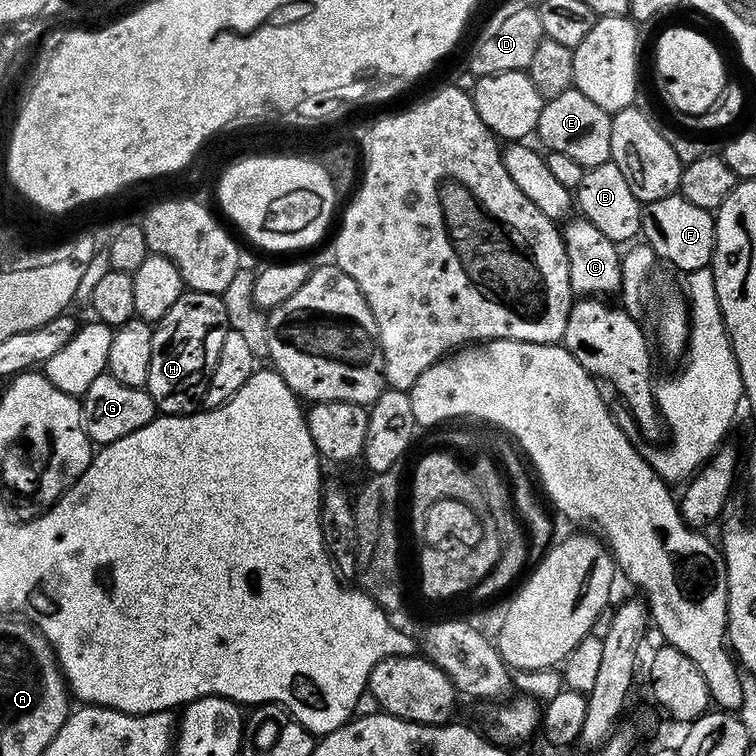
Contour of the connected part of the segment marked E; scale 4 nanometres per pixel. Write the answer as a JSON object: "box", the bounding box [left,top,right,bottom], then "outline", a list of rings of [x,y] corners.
{"box":[535,87,612,170],"outline":[[[575,87],[566,90],[566,94],[558,94],[558,98],[544,101],[542,114],[538,114],[538,126],[535,135],[545,144],[548,152],[566,154],[574,158],[585,170],[594,166],[602,166],[611,161],[610,154],[610,122],[612,116],[602,106],[590,102],[586,94]]]}

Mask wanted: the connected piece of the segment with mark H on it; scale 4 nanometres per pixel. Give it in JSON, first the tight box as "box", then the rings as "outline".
{"box":[146,290,230,416],"outline":[[[185,290],[180,293],[178,302],[174,302],[174,306],[166,310],[164,317],[155,321],[152,329],[154,347],[150,353],[150,378],[146,390],[150,398],[154,398],[157,413],[165,416],[187,416],[197,411],[198,405],[203,401],[210,374],[214,374],[214,362],[218,362],[222,342],[226,339],[230,327],[224,299],[223,295],[214,292]]]}

